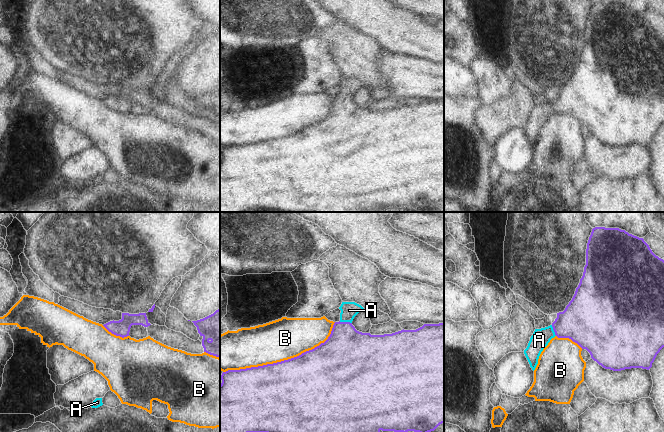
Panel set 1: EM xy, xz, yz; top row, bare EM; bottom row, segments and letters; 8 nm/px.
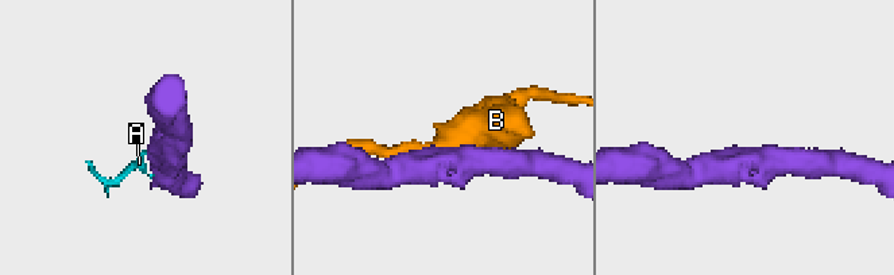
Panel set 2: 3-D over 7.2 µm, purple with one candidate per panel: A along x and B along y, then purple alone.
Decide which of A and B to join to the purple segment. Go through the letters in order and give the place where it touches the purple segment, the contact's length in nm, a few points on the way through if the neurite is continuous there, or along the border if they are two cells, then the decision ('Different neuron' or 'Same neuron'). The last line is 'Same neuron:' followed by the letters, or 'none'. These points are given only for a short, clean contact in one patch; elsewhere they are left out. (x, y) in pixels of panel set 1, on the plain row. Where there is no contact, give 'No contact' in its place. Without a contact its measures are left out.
A: Touches purple at xz (345, 98). Shared border 110 nm. Path across: xz (347, 129), (345, 98), (349, 86). Same neuron
B: Touches purple at xz (284, 136). Shared border 1000 nm. Different neuron
Same neuron: A

